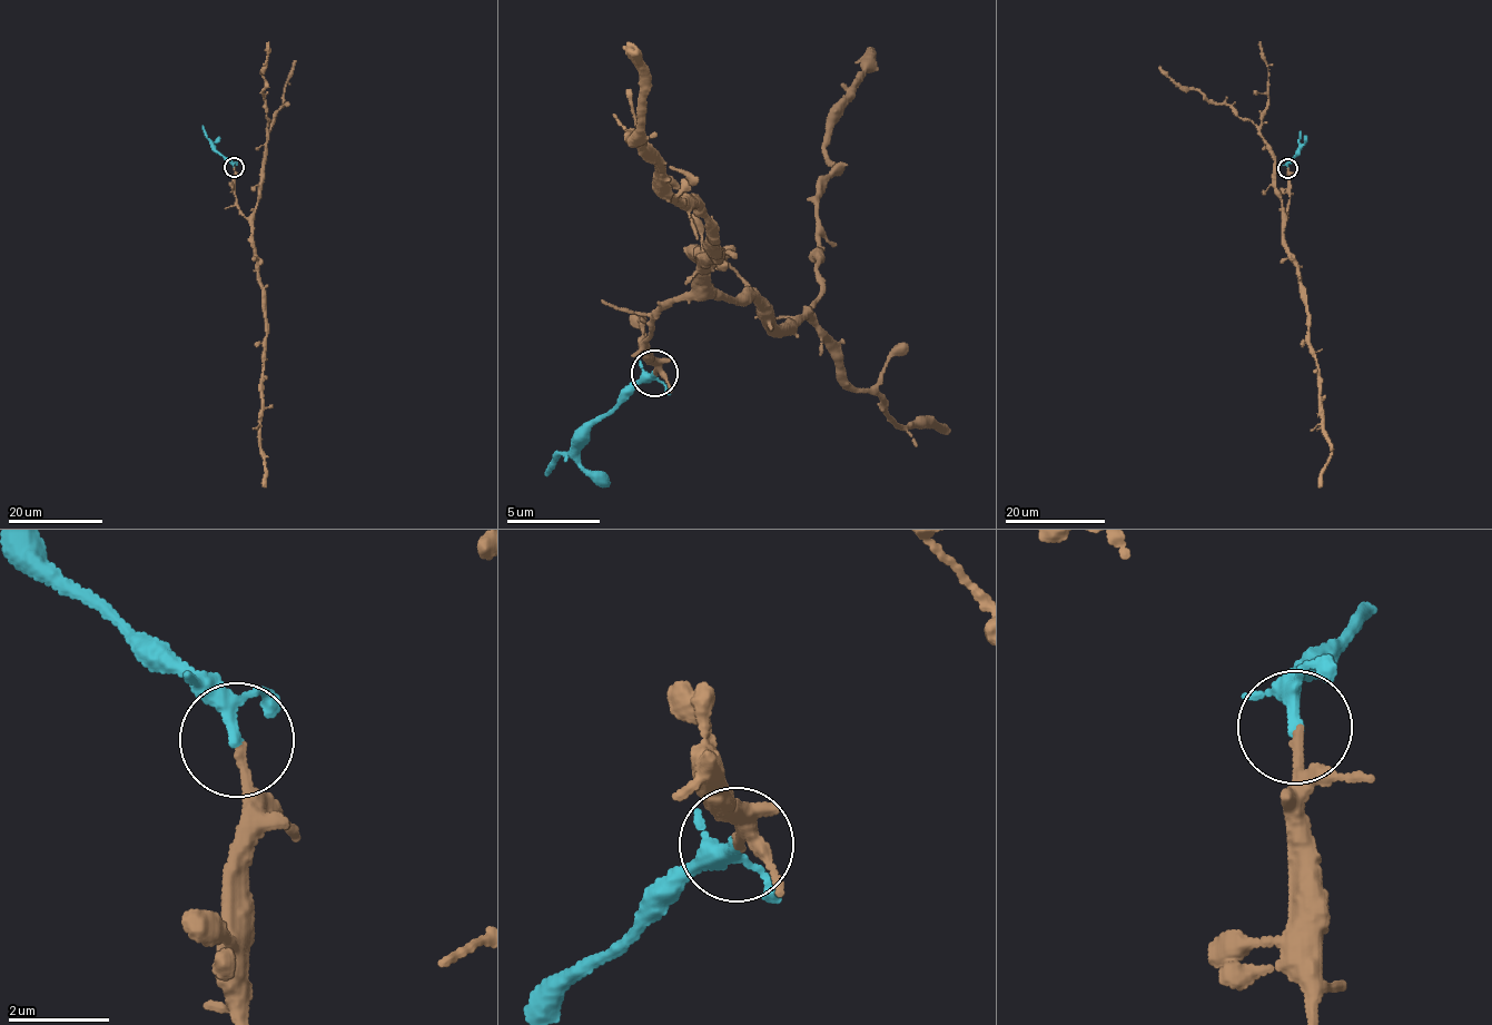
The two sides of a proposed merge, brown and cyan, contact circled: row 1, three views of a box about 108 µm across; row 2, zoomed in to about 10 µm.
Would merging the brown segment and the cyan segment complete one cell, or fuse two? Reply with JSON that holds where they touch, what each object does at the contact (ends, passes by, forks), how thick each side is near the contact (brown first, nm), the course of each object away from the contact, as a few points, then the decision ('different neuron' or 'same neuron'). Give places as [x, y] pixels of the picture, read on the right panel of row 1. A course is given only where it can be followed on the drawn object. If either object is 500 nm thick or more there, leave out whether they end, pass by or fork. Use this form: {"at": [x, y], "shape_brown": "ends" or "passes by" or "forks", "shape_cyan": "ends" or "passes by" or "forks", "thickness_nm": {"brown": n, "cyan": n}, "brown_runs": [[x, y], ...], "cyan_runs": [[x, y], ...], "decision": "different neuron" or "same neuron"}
{"at": [1287, 168], "shape_brown": "ends", "shape_cyan": "passes by", "thickness_nm": {"brown": 170, "cyan": 200}, "brown_runs": [[1287, 168], [1284, 247], [1296, 267], [1307, 316], [1321, 429], [1331, 452], [1318, 488]], "cyan_runs": [[1287, 168], [1288, 161], [1298, 153], [1301, 131]], "decision": "same neuron"}

